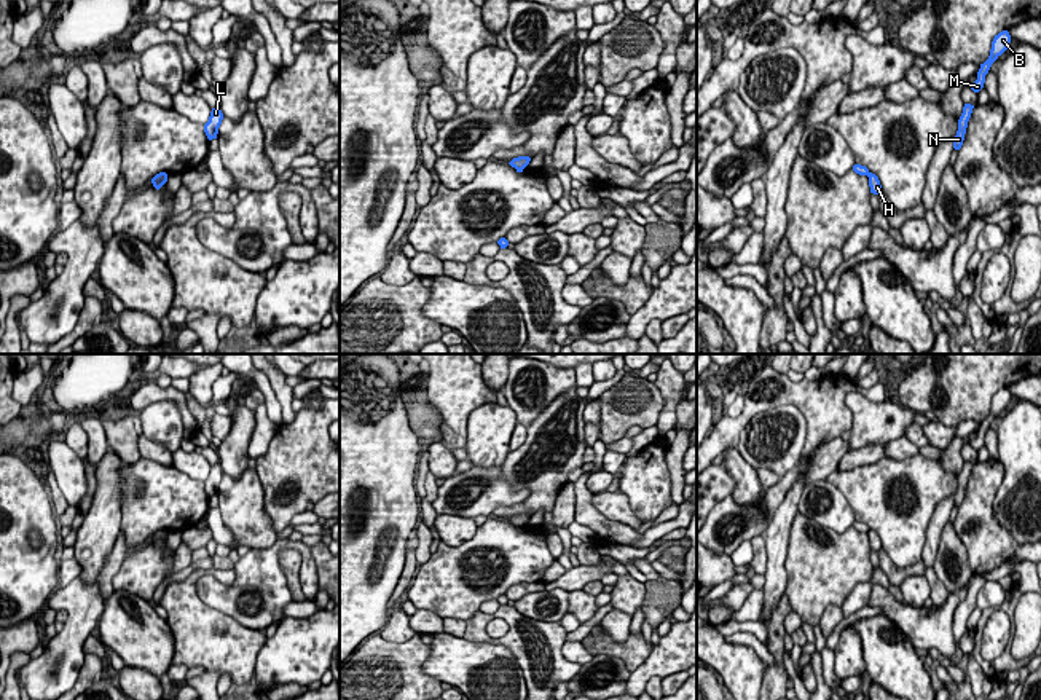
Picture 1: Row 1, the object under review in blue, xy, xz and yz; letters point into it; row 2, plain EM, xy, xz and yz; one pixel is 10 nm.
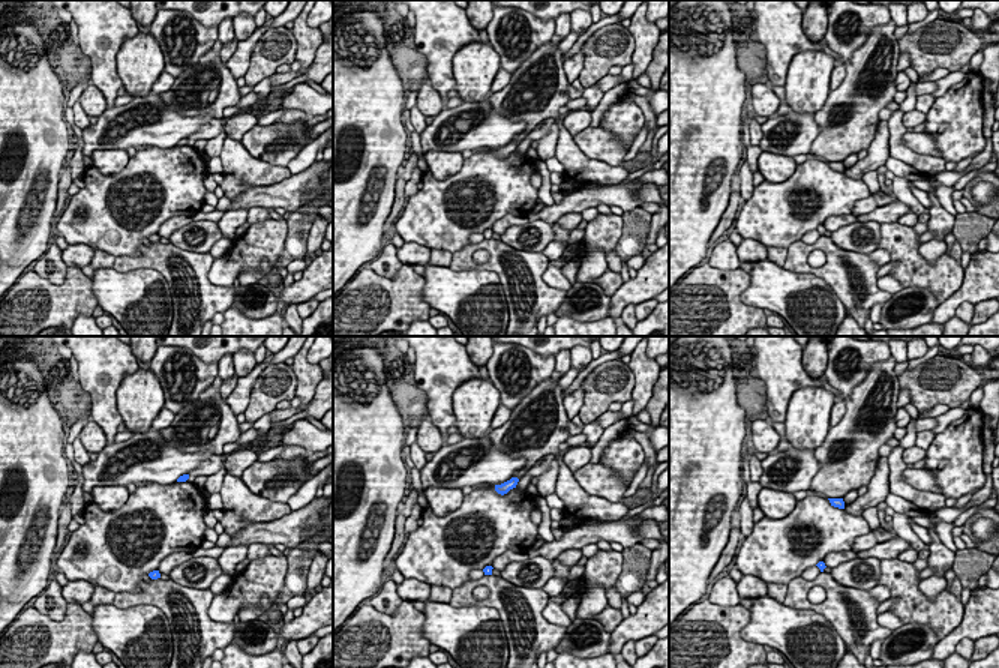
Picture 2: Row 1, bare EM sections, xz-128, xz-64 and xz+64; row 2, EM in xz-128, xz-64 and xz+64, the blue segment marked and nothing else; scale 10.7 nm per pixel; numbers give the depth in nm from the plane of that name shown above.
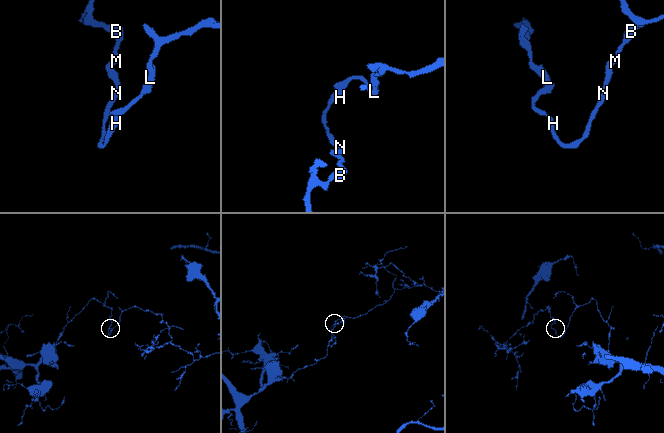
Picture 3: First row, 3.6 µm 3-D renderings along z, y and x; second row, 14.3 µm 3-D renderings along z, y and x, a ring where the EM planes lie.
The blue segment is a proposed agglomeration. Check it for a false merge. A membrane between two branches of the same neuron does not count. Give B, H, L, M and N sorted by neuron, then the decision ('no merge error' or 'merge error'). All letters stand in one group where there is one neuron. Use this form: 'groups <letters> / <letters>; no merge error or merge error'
groups B H M N / L; merge error

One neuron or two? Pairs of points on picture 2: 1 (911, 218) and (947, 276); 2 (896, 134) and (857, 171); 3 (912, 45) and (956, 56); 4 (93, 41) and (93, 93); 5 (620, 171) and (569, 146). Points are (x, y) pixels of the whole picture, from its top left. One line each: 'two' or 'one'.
1: two
2: two
3: one
4: two
5: one

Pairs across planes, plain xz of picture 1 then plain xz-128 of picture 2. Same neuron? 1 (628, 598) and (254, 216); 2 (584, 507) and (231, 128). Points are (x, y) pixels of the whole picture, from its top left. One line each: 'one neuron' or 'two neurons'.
1: two neurons
2: two neurons

